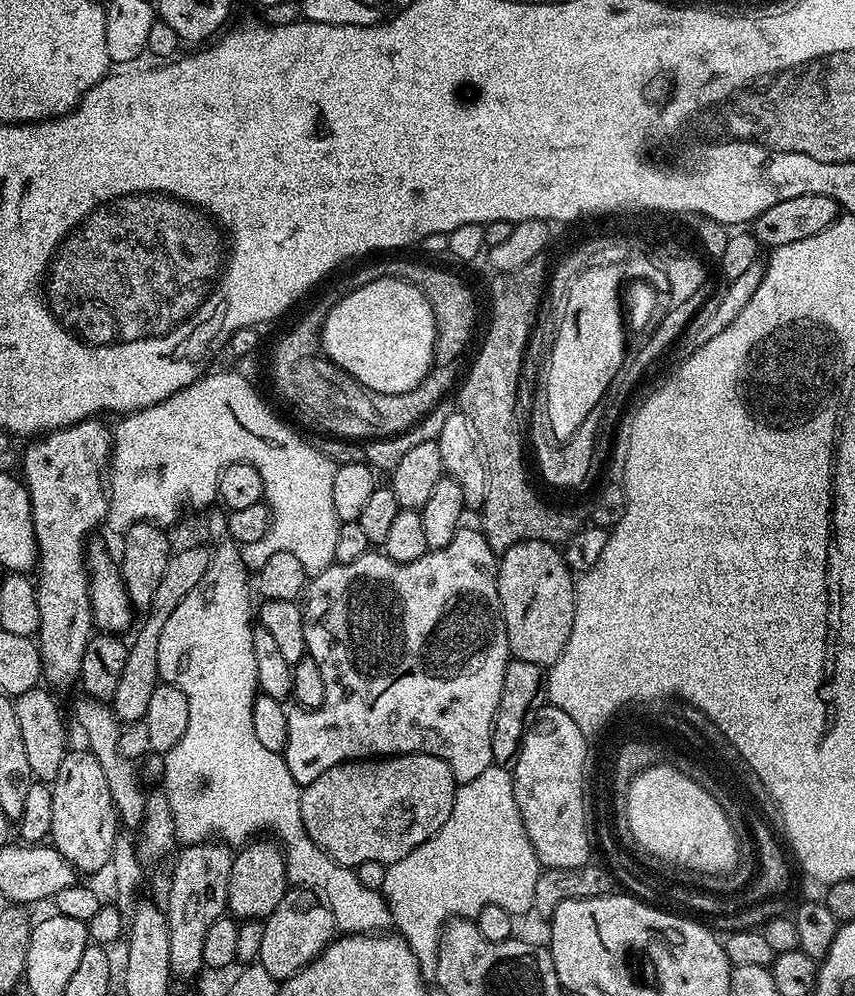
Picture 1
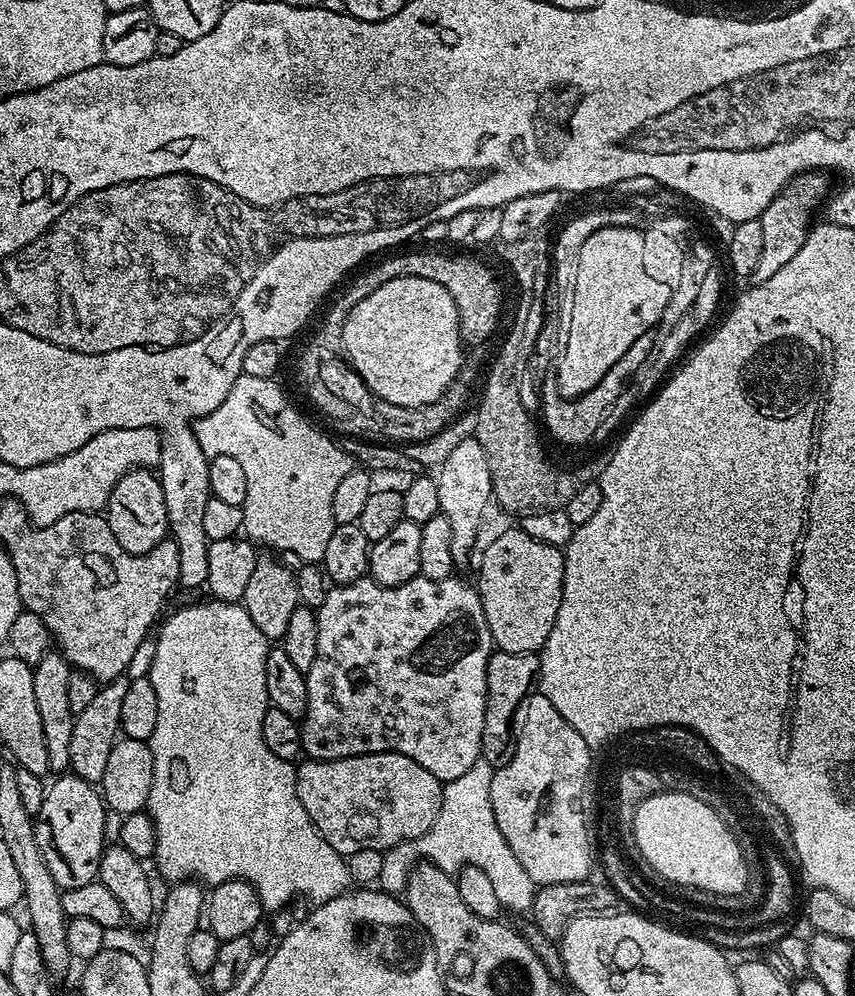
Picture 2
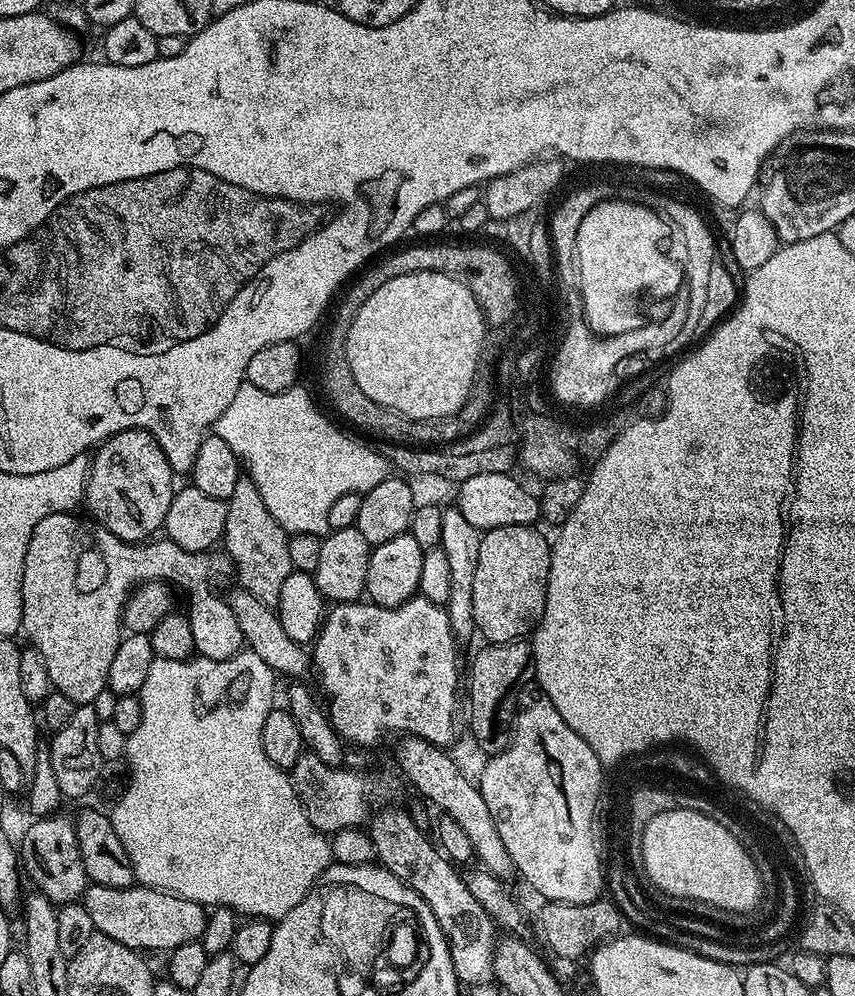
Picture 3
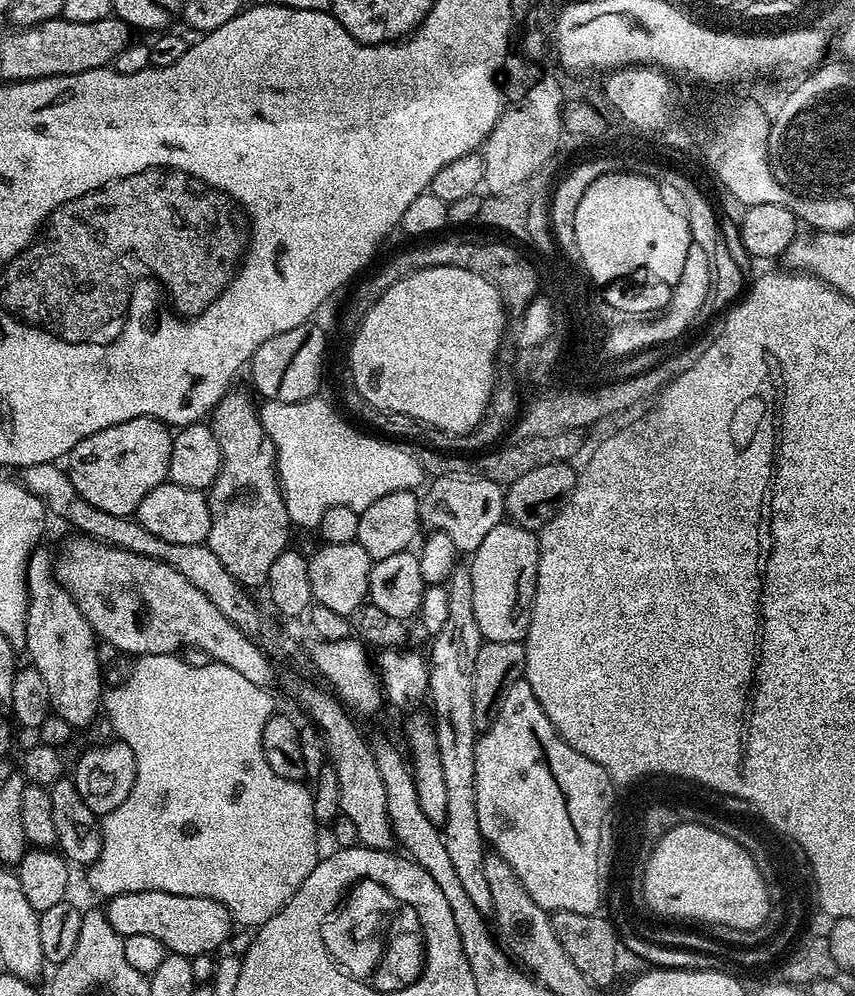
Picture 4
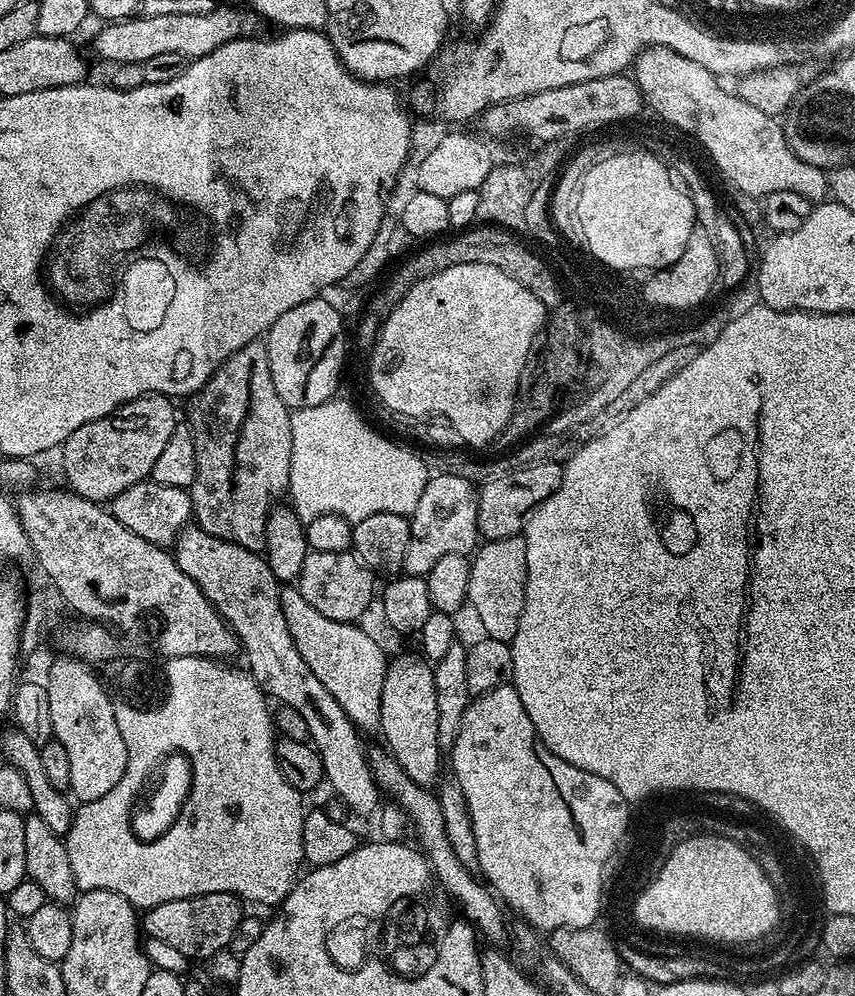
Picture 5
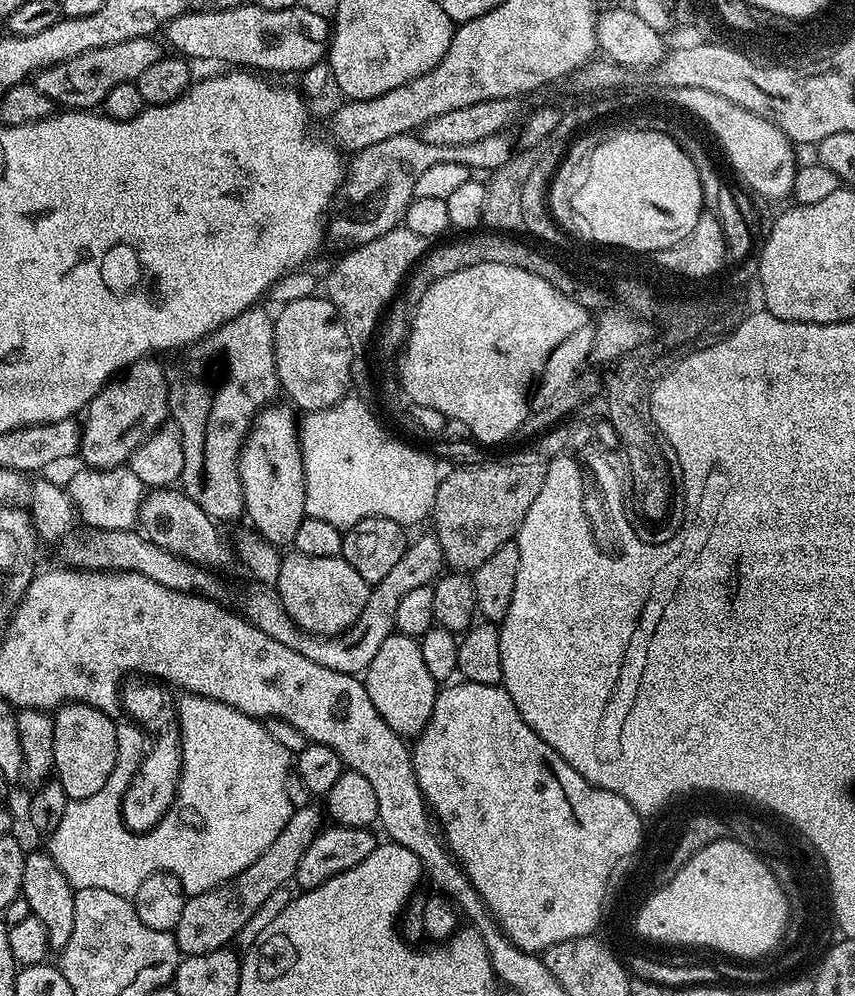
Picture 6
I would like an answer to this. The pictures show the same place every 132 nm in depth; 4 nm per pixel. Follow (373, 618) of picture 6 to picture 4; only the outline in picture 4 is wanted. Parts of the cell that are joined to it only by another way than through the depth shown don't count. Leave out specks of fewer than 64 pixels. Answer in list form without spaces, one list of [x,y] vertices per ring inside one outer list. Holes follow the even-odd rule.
[[[444,476],[433,479],[420,502],[421,525],[431,531],[448,531],[459,553],[473,552],[486,534],[505,519],[503,485],[480,477]]]

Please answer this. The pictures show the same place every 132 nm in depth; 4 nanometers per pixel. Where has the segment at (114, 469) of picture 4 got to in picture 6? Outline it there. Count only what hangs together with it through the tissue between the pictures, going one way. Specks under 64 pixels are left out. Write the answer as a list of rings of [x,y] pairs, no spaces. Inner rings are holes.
[[[145,358],[125,368],[89,402],[82,416],[78,453],[87,467],[118,468],[127,465],[141,442],[169,419],[170,376],[164,373],[163,366],[156,360],[159,359]]]

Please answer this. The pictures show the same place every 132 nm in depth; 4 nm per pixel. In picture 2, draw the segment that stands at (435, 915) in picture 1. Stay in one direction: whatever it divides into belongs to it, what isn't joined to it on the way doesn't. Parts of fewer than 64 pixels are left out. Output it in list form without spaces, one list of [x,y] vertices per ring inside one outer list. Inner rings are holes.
[[[481,758],[470,766],[470,770],[466,770],[466,774],[443,785],[442,806],[438,810],[438,818],[434,818],[434,826],[430,826],[430,830],[417,840],[407,840],[384,853],[378,881],[383,891],[403,893],[408,885],[409,871],[419,860],[438,866],[449,874],[459,873],[460,869],[471,866],[482,870],[486,878],[490,878],[494,891],[498,893],[498,902],[507,911],[509,908],[512,912],[527,913],[531,909],[538,886],[530,874],[526,874],[522,862],[514,858],[514,850],[510,850],[506,838],[502,838],[502,830],[498,830],[498,822],[494,822],[494,806],[490,802],[493,771],[490,762]]]

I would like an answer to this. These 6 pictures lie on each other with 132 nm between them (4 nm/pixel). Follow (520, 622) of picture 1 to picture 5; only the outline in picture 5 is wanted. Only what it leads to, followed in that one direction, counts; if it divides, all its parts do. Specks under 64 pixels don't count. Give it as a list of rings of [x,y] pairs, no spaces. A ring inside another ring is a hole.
[[[523,535],[484,540],[475,549],[470,560],[470,590],[468,591],[468,604],[476,611],[476,616],[480,619],[481,626],[484,627],[483,635],[490,640],[511,642],[514,634],[518,634],[518,622],[522,618],[522,606],[525,602],[526,542]]]

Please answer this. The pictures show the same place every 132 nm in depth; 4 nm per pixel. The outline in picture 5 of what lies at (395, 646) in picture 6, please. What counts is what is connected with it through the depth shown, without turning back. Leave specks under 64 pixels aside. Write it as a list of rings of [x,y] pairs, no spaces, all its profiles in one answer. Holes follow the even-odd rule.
[[[415,655],[400,656],[397,660],[395,657],[388,665],[386,682],[382,682],[382,710],[378,732],[379,735],[384,735],[383,743],[387,751],[391,752],[398,766],[406,770],[410,780],[418,782],[418,786],[431,789],[441,779],[438,698],[434,698],[433,665],[423,655]]]

